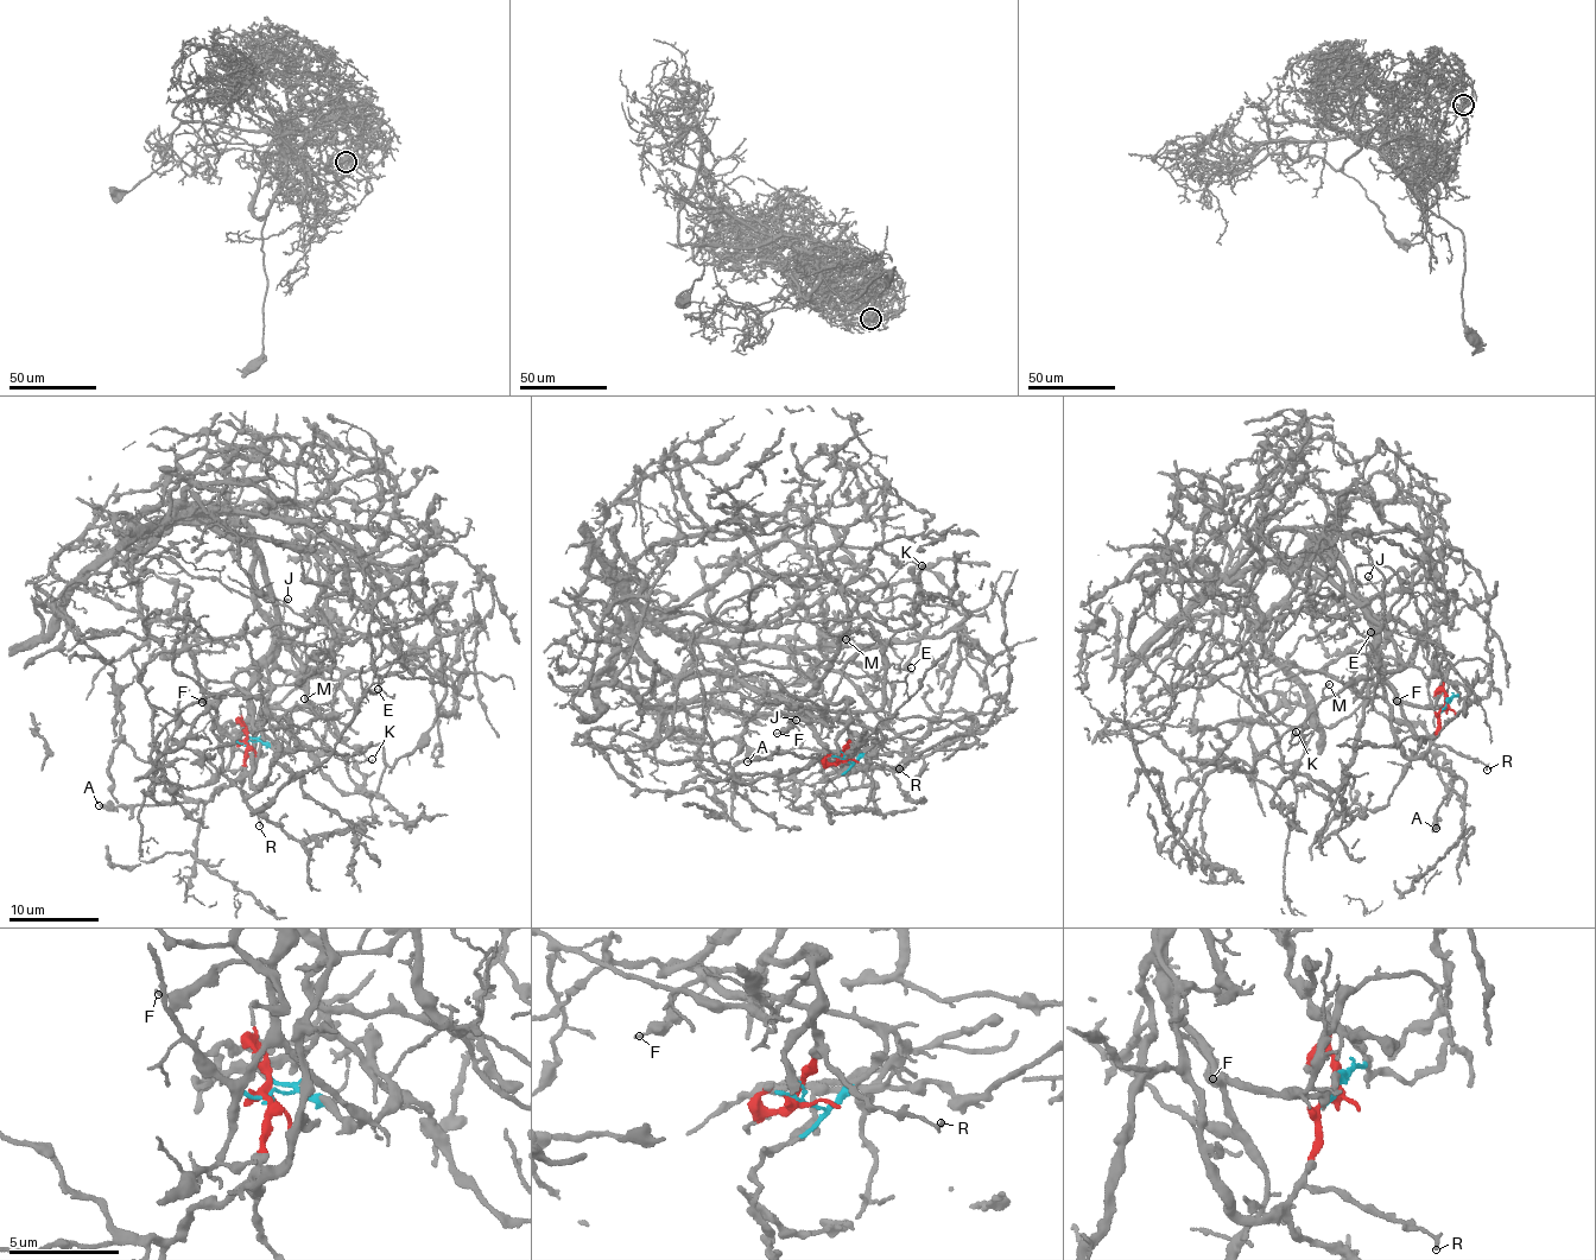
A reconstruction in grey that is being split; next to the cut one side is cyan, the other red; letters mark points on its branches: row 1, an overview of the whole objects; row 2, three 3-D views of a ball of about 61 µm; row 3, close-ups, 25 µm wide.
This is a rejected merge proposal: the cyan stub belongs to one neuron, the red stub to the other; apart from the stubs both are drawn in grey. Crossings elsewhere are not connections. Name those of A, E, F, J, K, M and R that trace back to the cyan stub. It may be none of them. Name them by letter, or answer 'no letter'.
E, F, J, K, M

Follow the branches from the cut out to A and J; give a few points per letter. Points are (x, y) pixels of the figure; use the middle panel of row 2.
A: (842, 758), (850, 736), (846, 728), (837, 740), (835, 758), (781, 752), (747, 761)
J: (840, 757), (854, 761), (874, 734), (802, 714), (816, 709), (836, 715), (804, 726), (796, 720)

